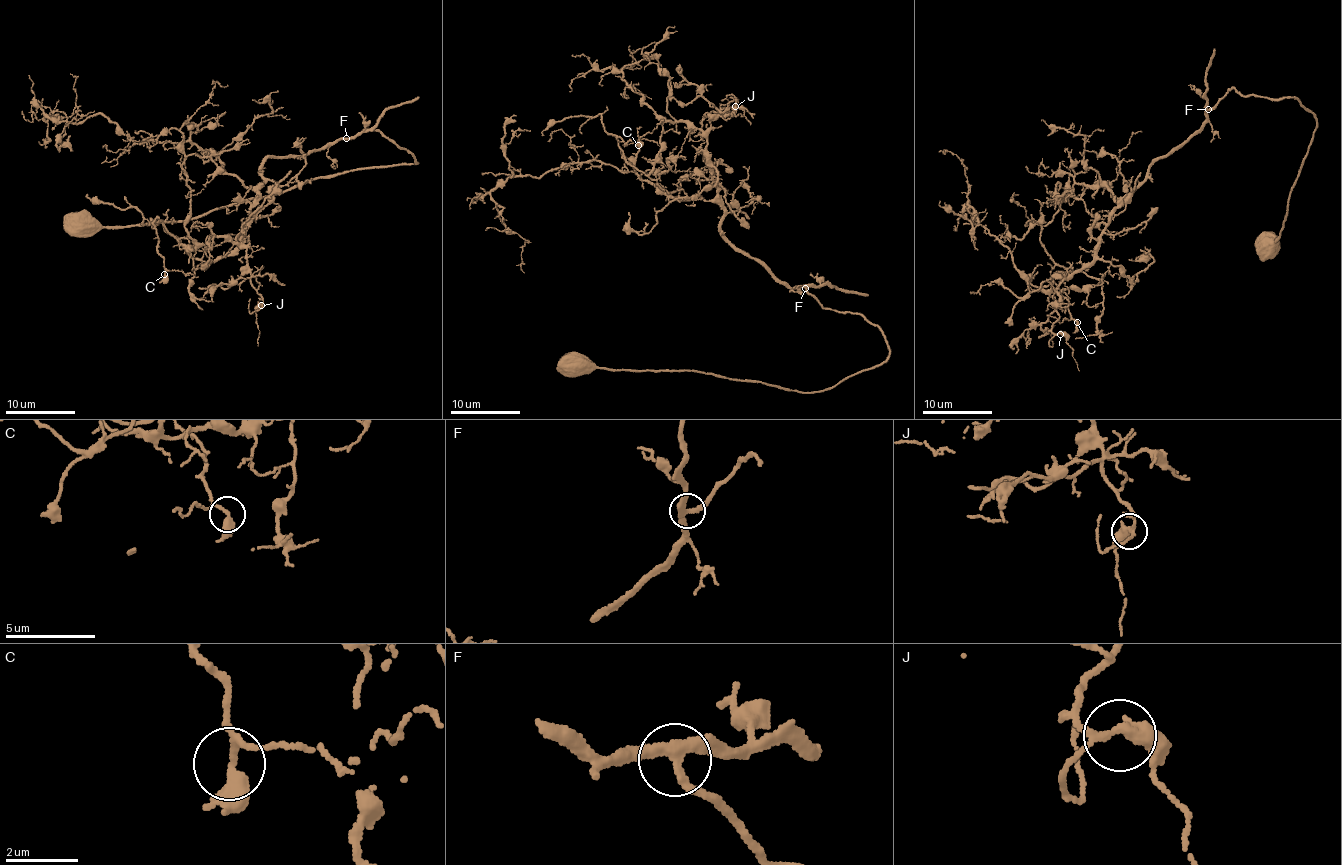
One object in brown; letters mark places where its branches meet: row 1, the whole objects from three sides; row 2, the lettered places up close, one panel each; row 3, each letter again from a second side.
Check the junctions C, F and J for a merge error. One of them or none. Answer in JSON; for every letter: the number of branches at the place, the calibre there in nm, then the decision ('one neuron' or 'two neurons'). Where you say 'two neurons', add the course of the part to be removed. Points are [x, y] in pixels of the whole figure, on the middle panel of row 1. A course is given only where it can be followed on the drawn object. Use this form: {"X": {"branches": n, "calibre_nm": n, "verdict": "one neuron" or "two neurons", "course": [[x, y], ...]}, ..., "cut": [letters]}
{"C": {"branches": 3, "calibre_nm": 280, "verdict": "one neuron"}, "F": {"branches": 3, "calibre_nm": 280, "verdict": "one neuron"}, "J": {"branches": 3, "calibre_nm": 280, "verdict": "one neuron"}, "cut": []}

